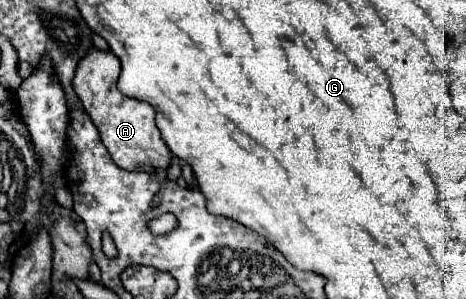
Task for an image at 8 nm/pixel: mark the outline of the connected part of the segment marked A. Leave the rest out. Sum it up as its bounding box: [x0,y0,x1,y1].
[73,49,173,173]

